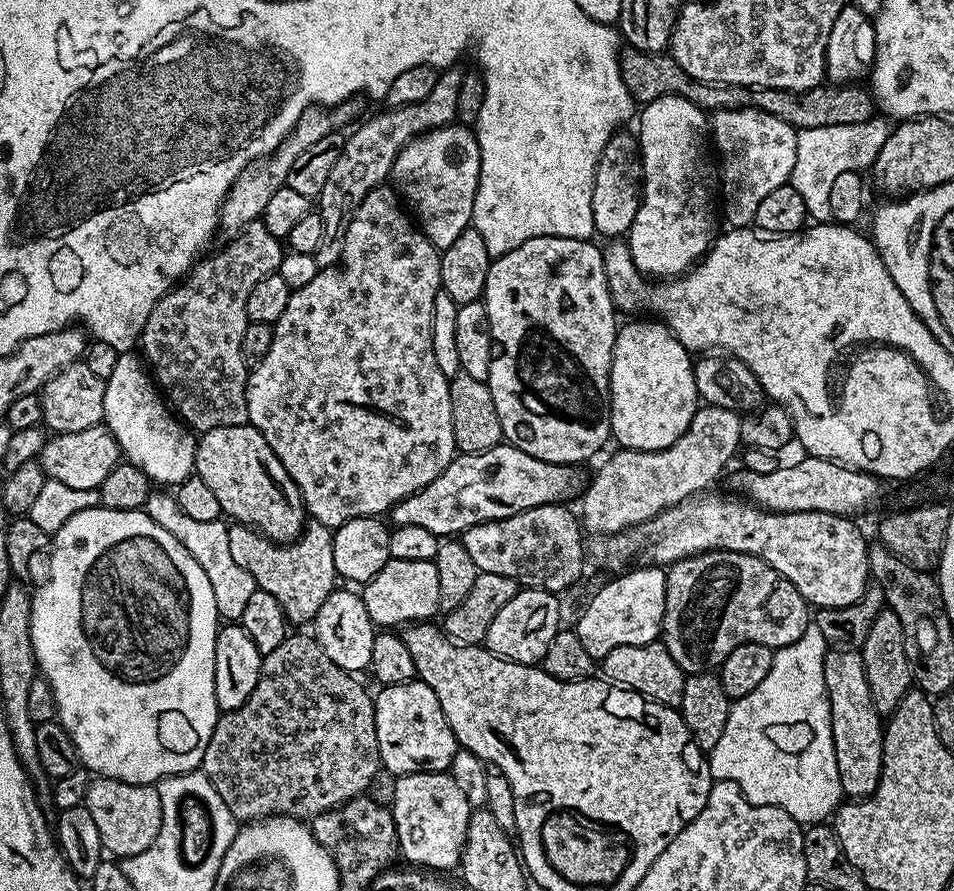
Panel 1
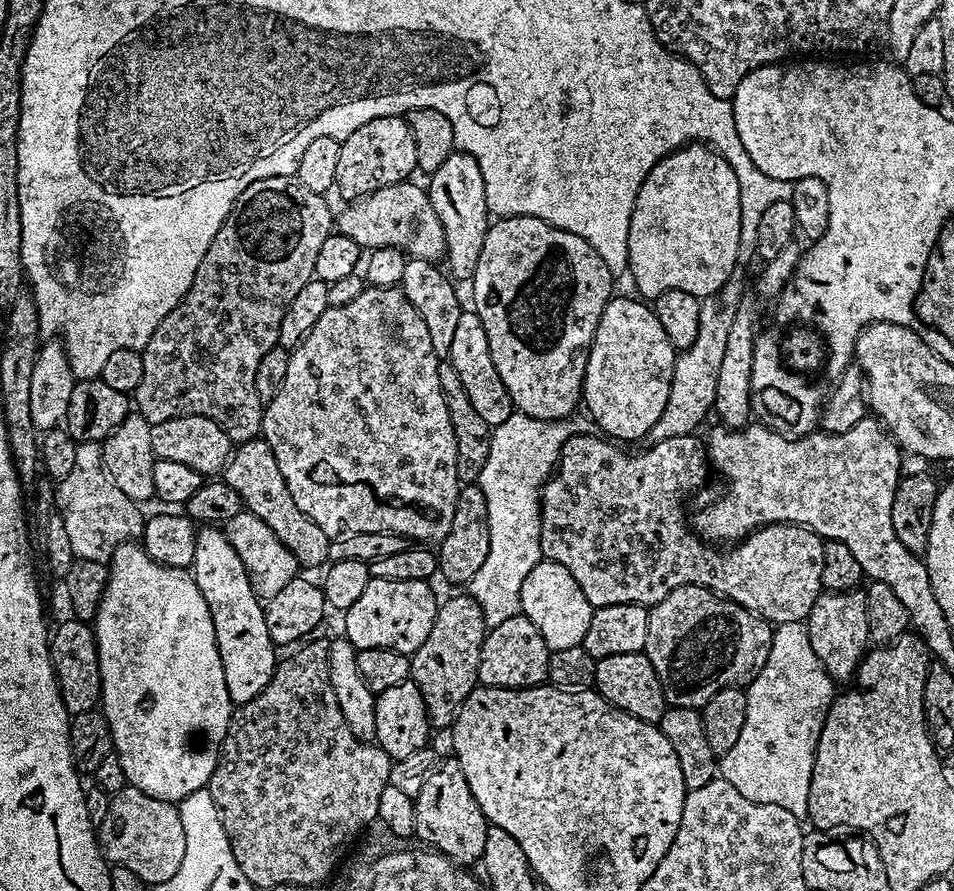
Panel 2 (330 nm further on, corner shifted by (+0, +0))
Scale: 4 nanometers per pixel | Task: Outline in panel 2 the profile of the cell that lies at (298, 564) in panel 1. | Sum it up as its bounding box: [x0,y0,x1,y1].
[222,438,330,568]

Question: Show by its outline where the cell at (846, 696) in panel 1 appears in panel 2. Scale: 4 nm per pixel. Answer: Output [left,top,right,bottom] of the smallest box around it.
[806,591,869,682]

